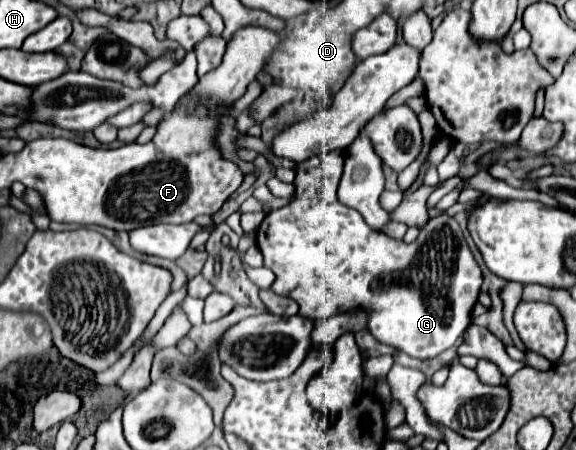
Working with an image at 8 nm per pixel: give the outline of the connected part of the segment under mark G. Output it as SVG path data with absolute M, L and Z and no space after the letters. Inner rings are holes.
M339 149L313 155L299 163L295 177L299 197L291 205L275 209L263 219L261 229L257 231L257 247L265 257L265 267L277 275L271 291L275 295L295 299L299 303L299 315L313 321L329 319L353 307L367 307L371 309L369 331L375 339L417 359L435 357L453 347L471 323L471 305L477 301L477 293L481 289L481 269L453 217L433 217L425 227L421 227L421 239L411 245L367 227L365 219L355 209L337 201L337 183L343 173L343 159L345 153Z

